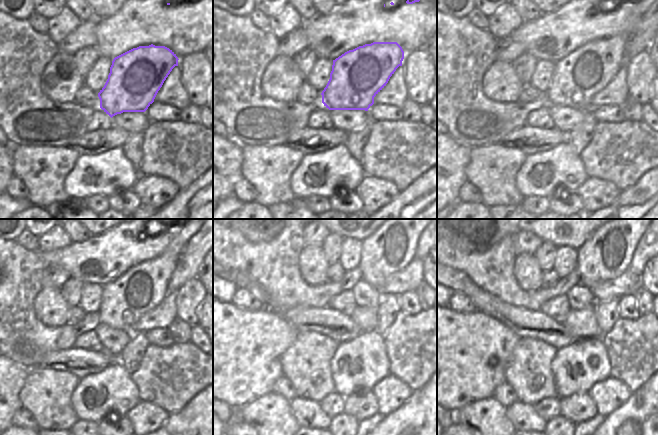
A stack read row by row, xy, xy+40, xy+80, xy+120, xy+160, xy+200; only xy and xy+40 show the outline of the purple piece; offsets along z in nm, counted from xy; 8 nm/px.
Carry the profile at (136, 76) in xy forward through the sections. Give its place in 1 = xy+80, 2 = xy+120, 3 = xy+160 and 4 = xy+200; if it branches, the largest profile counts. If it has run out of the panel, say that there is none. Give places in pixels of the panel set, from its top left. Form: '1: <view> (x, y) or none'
1: xy+80 (577, 77)
2: xy+120 (125, 301)
3: xy+160 (360, 290)
4: xy+200 (607, 253)

